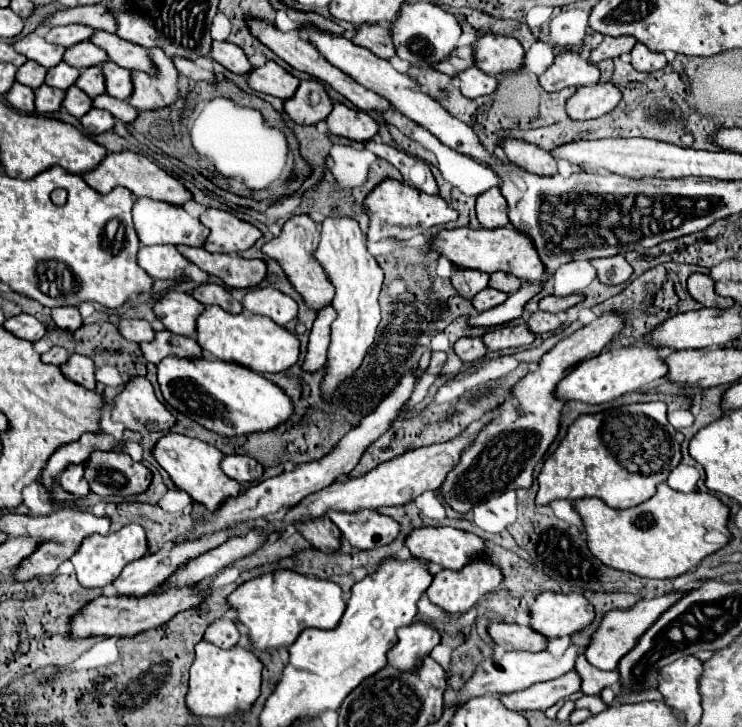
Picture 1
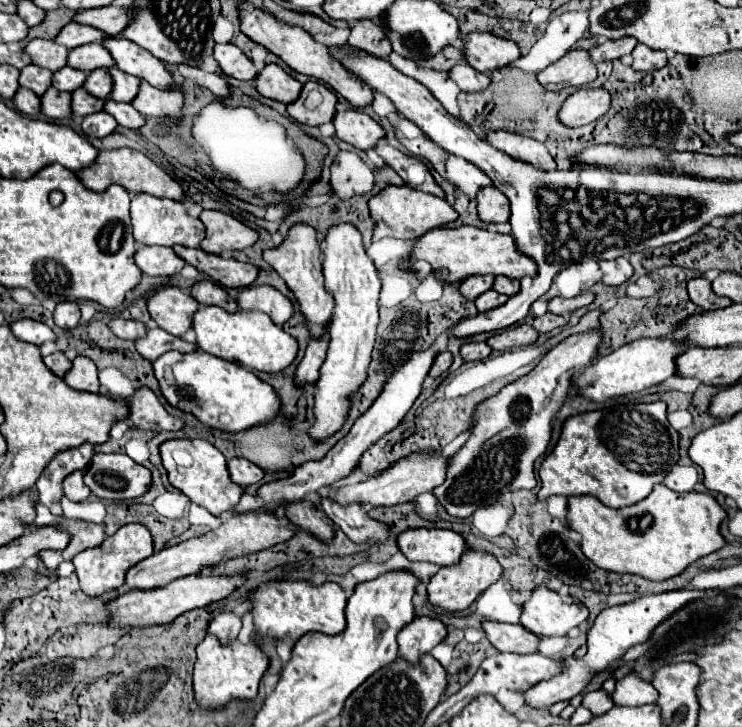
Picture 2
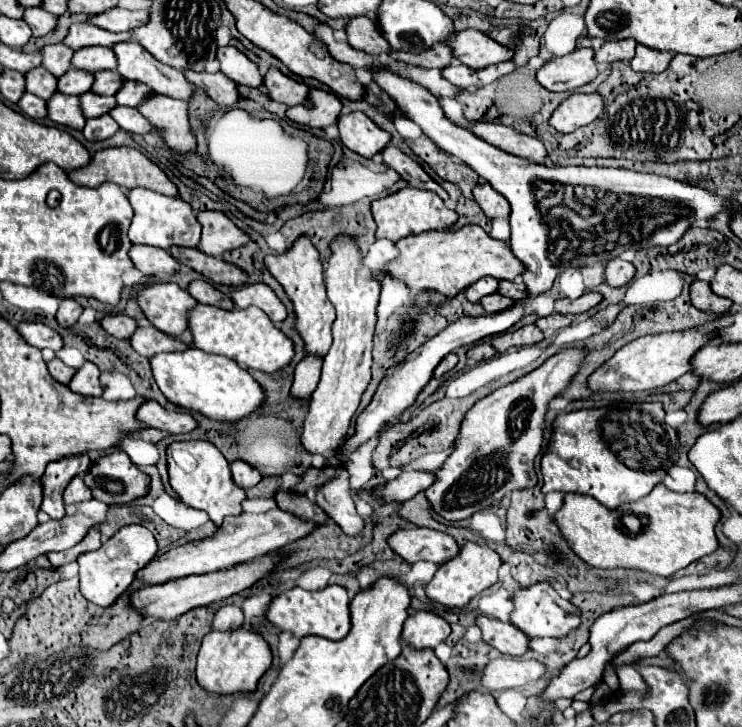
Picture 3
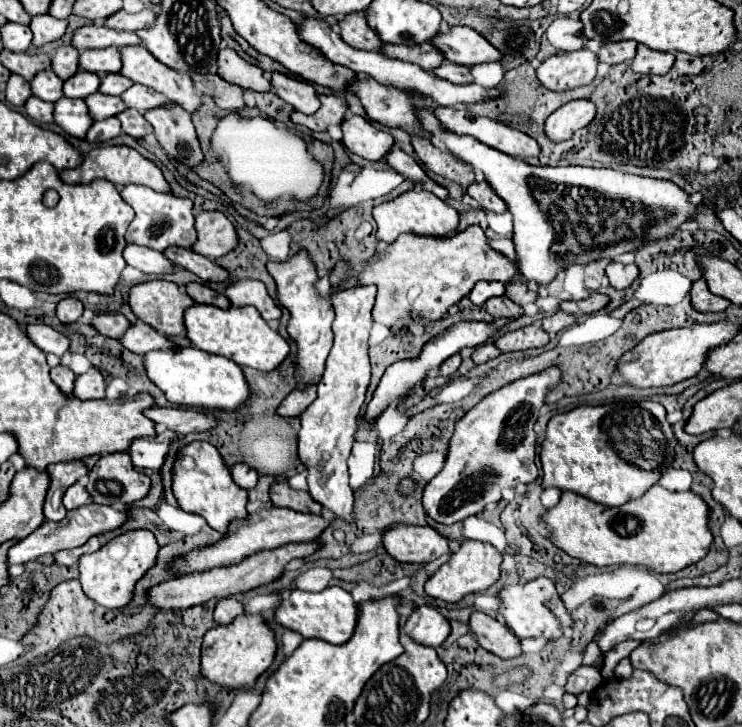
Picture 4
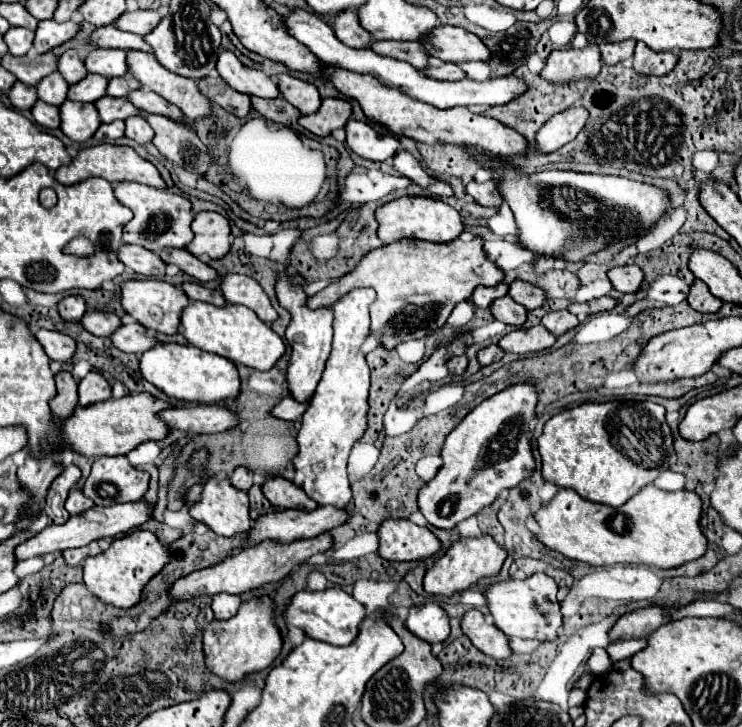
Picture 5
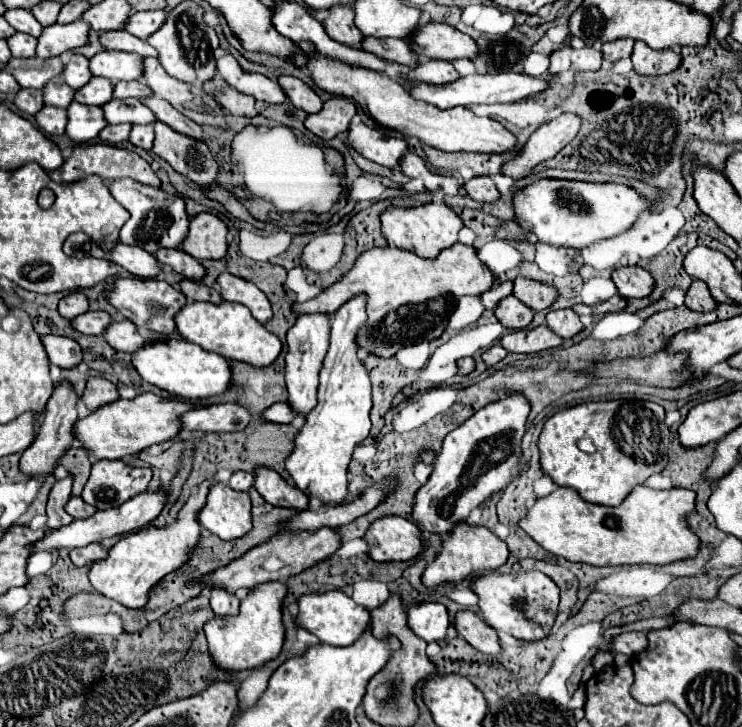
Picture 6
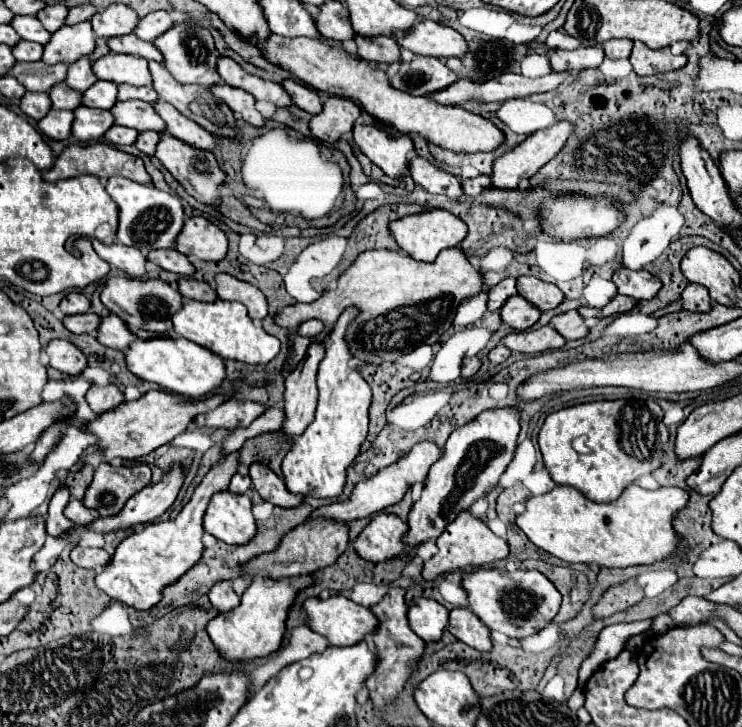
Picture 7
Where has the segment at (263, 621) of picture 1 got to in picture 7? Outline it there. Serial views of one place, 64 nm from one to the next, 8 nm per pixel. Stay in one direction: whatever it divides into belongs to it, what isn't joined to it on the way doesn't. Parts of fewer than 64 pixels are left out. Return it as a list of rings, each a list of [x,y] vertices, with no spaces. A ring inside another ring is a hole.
[[[330,596],[328,600],[310,598],[304,602],[304,610],[310,628],[326,636],[334,646],[354,646],[378,628],[378,618],[368,608],[344,596]]]

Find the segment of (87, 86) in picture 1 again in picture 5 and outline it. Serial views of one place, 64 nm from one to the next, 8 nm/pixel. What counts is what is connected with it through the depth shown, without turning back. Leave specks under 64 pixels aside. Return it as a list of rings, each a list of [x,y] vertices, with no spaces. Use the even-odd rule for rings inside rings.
[[[126,76],[126,78],[112,78],[110,84],[108,84],[108,94],[110,96],[118,96],[118,98],[124,98],[128,96],[130,92],[134,90],[140,90],[142,84],[138,80],[134,80],[132,76]]]

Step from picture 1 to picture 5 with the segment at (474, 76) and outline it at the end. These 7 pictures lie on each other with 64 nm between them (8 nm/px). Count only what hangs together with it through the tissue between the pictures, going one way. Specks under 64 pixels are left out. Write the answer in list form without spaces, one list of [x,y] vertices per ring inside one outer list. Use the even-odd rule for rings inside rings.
[[[452,62],[434,64],[430,68],[424,68],[422,72],[424,72],[424,76],[434,78],[434,80],[462,80],[462,78],[466,78],[466,74]]]

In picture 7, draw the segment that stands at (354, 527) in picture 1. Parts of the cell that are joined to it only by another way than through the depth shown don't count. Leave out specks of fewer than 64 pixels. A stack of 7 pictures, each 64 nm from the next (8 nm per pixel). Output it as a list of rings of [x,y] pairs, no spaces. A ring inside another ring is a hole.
[[[348,308],[348,312],[344,312],[344,316],[340,316],[340,320],[336,322],[332,336],[328,336],[326,356],[320,362],[320,370],[318,370],[320,396],[318,396],[318,410],[316,410],[314,422],[306,428],[306,432],[302,436],[296,436],[290,452],[286,454],[286,458],[282,462],[282,474],[284,474],[286,488],[294,494],[308,494],[312,498],[338,498],[346,484],[346,468],[360,454],[360,446],[368,434],[368,408],[370,408],[370,398],[372,398],[370,386],[366,384],[366,380],[360,376],[358,370],[348,366],[352,354],[348,352],[348,344],[344,344],[344,332],[348,328],[348,320],[352,320],[354,314],[356,314],[356,308]]]

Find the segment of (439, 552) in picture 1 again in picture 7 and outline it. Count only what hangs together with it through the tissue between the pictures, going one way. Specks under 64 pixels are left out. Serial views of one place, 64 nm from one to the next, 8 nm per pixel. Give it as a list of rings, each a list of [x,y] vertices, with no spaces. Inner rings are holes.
[[[376,514],[372,522],[358,534],[352,542],[356,554],[370,562],[382,562],[404,552],[402,534],[406,532],[406,522],[394,514]]]

